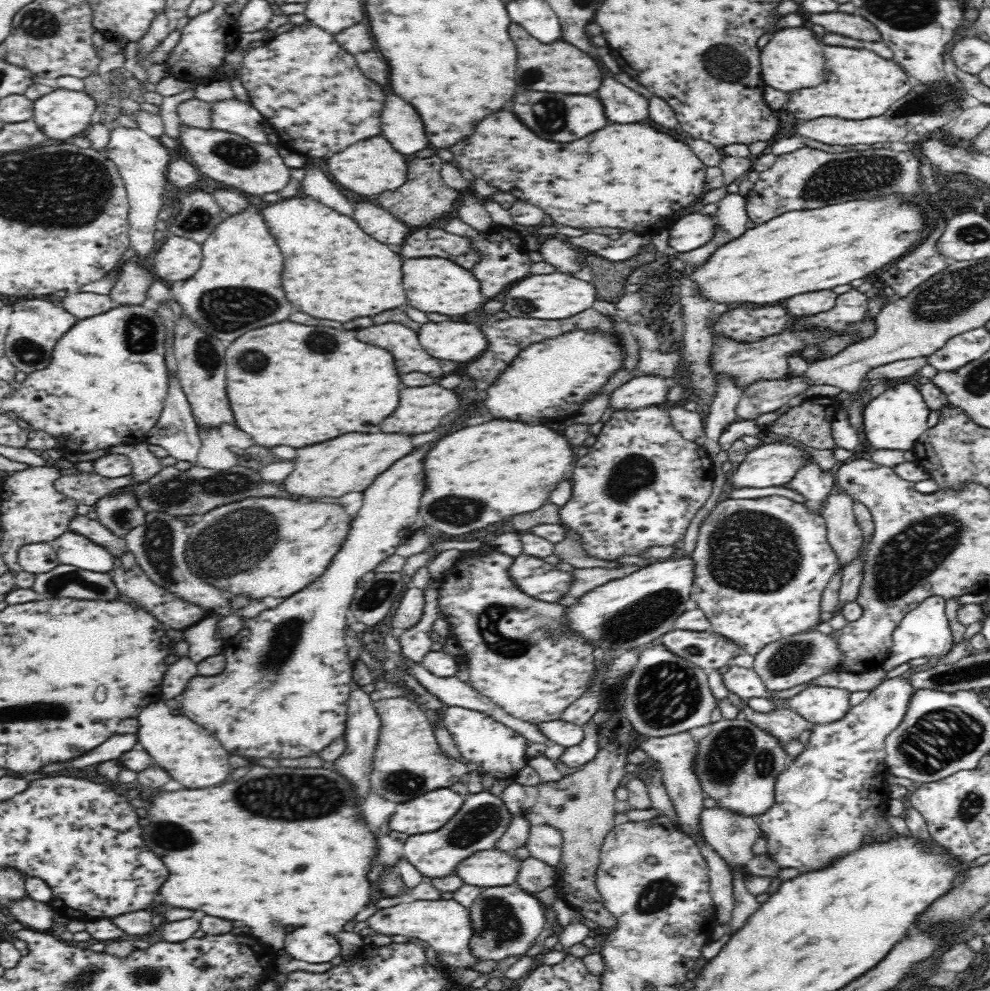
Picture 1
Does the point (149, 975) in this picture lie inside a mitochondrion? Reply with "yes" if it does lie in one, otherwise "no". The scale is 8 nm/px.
yes

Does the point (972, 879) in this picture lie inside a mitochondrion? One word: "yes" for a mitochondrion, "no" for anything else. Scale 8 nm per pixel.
no

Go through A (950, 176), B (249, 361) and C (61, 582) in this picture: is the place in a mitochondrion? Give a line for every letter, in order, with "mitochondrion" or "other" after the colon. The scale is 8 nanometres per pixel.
A: other
B: mitochondrion
C: mitochondrion

